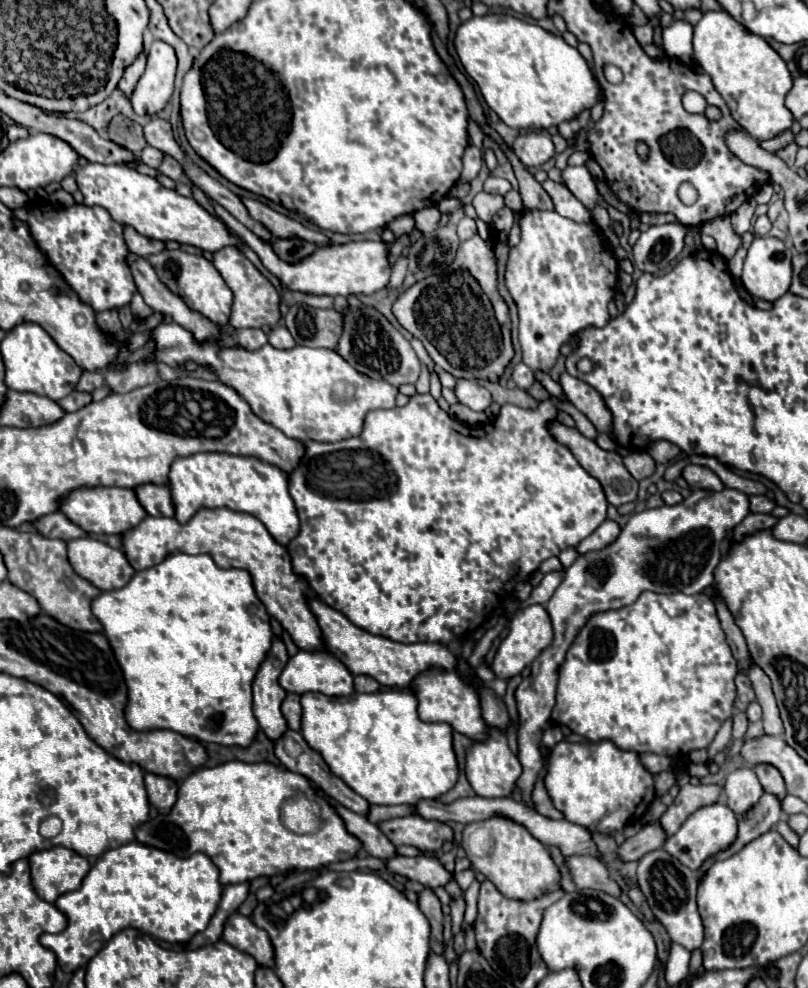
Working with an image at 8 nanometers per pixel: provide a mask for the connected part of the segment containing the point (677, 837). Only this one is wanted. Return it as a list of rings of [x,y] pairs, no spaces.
[[[716,802],[712,806],[704,806],[700,810],[696,810],[682,826],[676,834],[672,834],[666,844],[664,850],[672,856],[676,856],[676,860],[680,860],[682,864],[686,864],[692,870],[698,870],[706,858],[730,848],[736,842],[738,836],[738,818],[736,814],[724,804],[724,802]]]

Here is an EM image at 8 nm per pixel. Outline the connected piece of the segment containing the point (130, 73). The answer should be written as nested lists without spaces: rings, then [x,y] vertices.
[[[140,52],[138,54],[138,58],[124,70],[124,74],[122,74],[122,80],[120,80],[120,84],[118,84],[118,88],[126,94],[126,96],[130,96],[132,94],[132,88],[136,86],[136,82],[138,82],[138,78],[142,76],[142,72],[144,72],[144,66],[146,66],[146,52]]]

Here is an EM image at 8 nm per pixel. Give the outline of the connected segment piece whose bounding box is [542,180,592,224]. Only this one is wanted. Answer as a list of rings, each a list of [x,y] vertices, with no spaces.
[[[546,180],[542,182],[544,190],[550,194],[554,206],[556,206],[556,212],[564,218],[570,218],[578,224],[588,224],[592,220],[592,212],[572,196],[572,192],[568,192],[568,188],[564,184],[558,184],[558,182],[552,182],[552,180]]]

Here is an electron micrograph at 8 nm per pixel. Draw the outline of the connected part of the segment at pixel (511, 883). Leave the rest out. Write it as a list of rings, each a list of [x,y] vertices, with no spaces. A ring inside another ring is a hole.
[[[490,818],[468,824],[460,844],[466,850],[472,866],[510,900],[530,902],[560,888],[562,872],[550,858],[548,850],[526,828],[520,828],[506,818]]]

